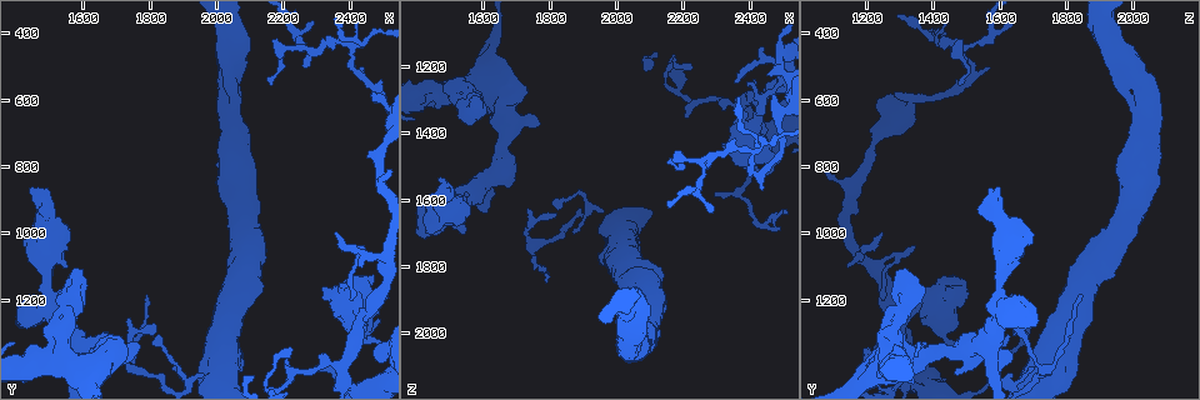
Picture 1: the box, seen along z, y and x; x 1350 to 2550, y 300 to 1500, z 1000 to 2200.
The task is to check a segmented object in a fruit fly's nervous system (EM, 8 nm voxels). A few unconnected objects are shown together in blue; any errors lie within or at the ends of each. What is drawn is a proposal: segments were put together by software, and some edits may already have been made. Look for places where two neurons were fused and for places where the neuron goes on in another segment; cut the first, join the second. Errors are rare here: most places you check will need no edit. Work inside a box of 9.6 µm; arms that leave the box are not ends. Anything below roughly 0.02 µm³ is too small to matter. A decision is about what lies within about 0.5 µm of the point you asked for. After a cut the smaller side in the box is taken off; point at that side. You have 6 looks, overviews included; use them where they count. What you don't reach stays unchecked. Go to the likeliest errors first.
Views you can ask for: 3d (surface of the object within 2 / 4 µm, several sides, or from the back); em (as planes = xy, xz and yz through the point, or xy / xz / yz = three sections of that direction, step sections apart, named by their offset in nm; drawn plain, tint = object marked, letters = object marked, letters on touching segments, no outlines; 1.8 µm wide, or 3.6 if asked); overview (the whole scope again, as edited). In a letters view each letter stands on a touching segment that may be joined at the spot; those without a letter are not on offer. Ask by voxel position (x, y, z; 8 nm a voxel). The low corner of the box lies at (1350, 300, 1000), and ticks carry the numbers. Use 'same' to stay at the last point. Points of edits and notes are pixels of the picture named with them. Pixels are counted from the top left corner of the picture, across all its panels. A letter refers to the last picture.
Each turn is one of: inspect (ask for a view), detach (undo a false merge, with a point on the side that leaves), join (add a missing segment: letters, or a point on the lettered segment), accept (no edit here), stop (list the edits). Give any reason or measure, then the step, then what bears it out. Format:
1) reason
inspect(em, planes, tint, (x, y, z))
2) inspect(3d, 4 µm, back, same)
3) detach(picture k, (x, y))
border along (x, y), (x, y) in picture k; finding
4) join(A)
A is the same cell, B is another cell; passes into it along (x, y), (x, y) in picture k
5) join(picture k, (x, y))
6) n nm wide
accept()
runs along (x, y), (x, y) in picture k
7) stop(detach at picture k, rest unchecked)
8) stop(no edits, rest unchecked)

calibre changes
inspect(3d, 4 µm, (1490, 1210, 1600))

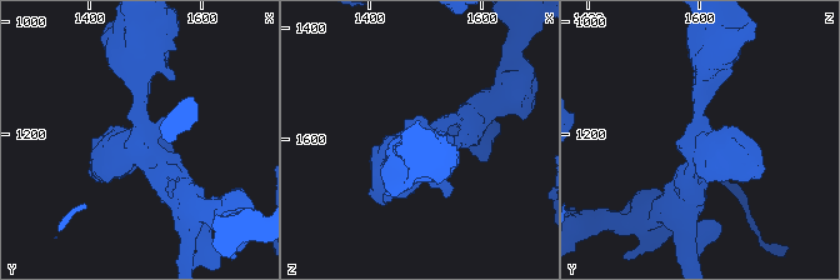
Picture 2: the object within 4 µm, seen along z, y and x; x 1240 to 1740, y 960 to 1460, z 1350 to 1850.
inspect(em, 3.6 µm, xy, step 4, tint, (1495, 1215, 1600))

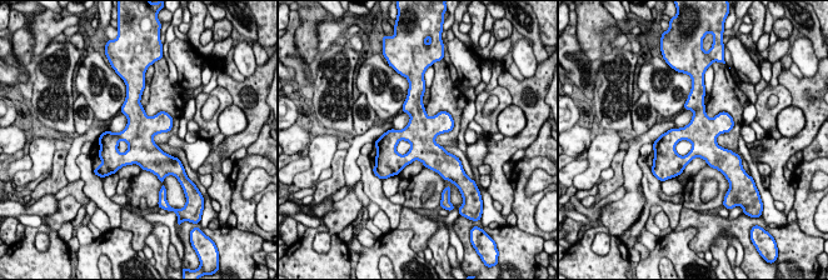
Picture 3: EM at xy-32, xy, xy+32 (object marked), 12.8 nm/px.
inspect(em, 3.6 µm, planes, letters, same)

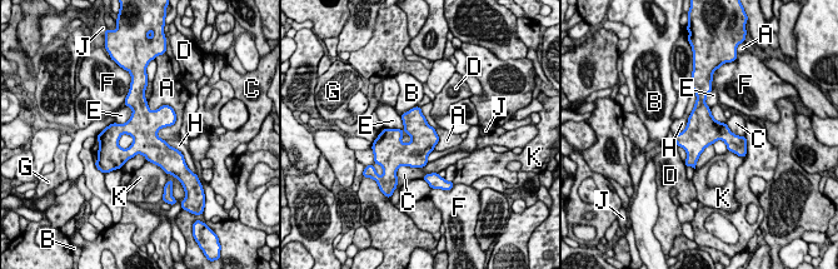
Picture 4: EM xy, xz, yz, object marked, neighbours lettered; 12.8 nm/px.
400 nm wide
accept()
A, B, C, D, E, F, G, H, J and K are other cells; border along (694, 91), (687, 126), (674, 135) in picture 4; all the same neuron

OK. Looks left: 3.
inspect(3d, 4 µm, (1560, 1390, 1250))

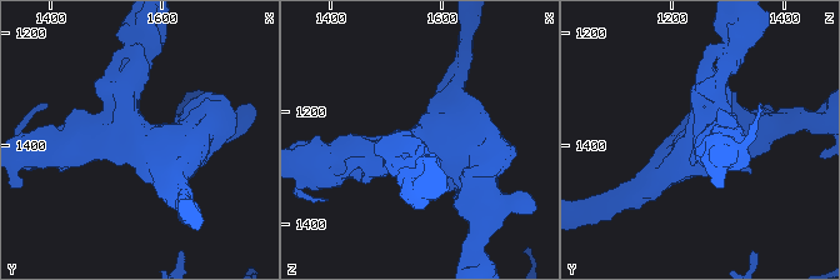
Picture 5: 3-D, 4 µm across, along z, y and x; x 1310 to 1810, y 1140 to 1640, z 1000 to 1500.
inspect(em, 3.6 µm, planes, letters, (1560, 1390, 1245))

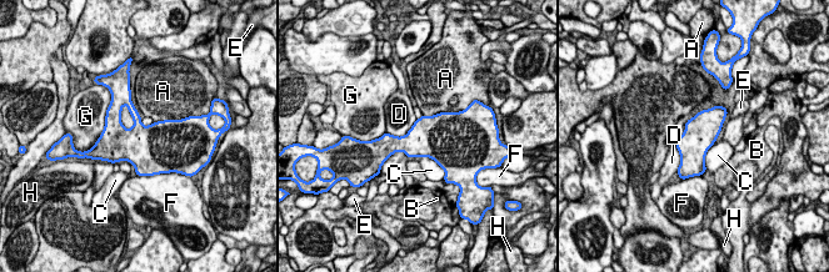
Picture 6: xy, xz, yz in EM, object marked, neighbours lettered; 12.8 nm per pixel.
G touches over 500 nm
accept()
A, B, C, D, E, F, G and H are other cells; border along (417, 120), (404, 135), (386, 132) in picture 6; one neuron here

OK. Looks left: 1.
sharp bend
inspect(em, 3.6 µm, planes, letters, (2230, 1410, 1320))

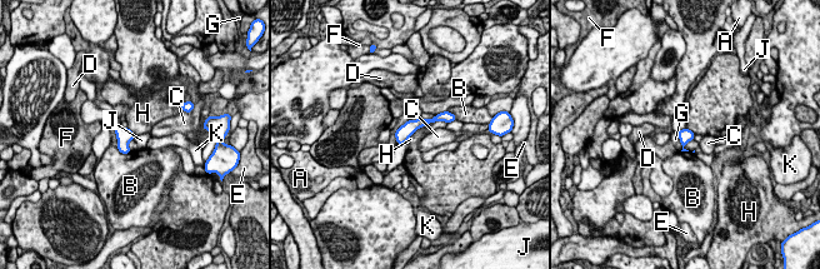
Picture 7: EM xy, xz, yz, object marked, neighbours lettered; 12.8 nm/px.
H touches over 400 nm
accept()
A, B, C, D, E, F, G, H, J and K are other cells; runs along (441, 116), (415, 124), (399, 140) in picture 7; all the same neuron

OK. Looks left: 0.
stop(no edits, rest unchecked)

